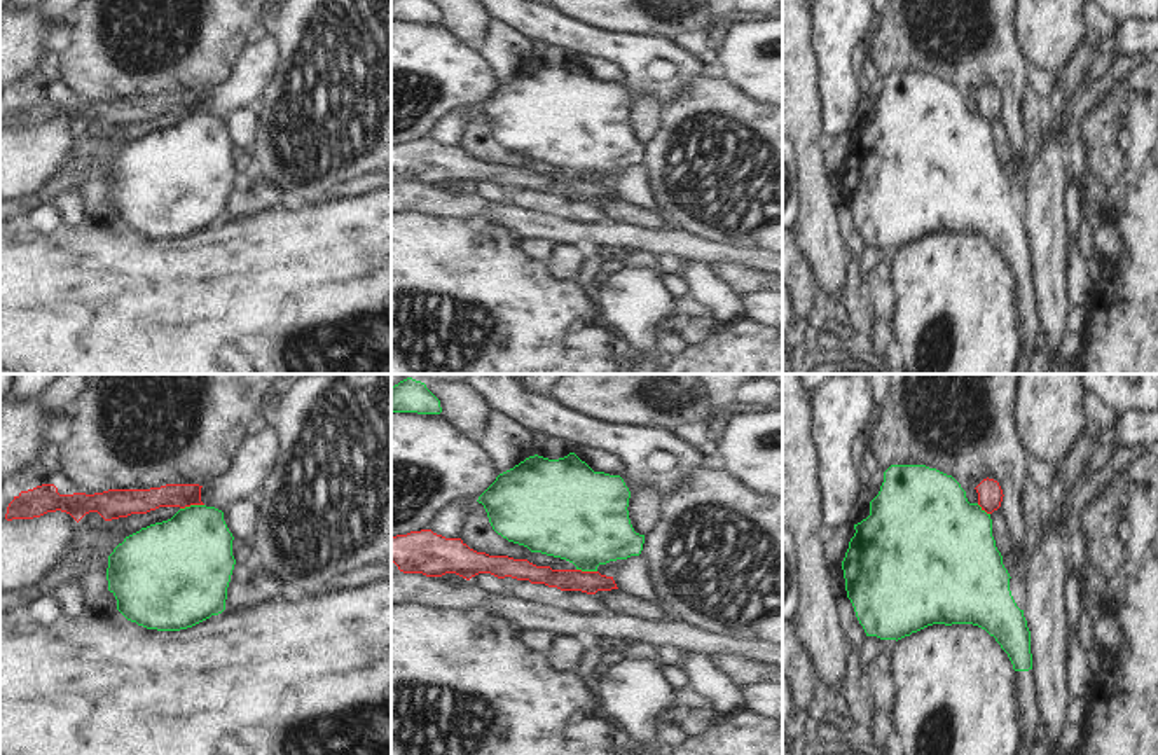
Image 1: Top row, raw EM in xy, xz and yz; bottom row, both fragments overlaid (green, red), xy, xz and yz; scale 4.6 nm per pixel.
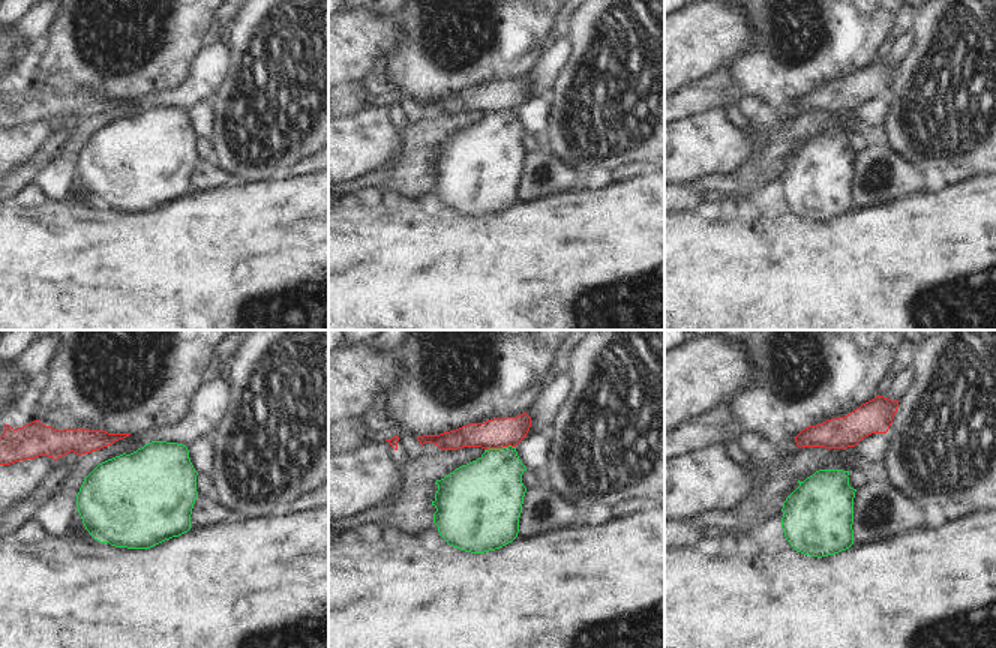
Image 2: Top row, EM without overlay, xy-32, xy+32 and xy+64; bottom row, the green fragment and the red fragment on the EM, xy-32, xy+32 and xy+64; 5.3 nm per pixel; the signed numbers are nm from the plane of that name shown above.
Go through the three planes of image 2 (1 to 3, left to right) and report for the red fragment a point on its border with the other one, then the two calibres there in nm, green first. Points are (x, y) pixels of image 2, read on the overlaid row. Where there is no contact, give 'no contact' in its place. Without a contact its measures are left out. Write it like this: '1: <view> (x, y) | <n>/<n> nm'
1: no contact
2: xy+32 (500, 449) | 380/160 nm
3: no contact

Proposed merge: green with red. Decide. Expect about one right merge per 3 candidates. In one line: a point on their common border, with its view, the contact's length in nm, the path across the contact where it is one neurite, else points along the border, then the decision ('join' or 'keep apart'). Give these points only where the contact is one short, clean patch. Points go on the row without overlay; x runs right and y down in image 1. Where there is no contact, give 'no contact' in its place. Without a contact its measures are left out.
xy (191, 114) | 110 nm | along xy (203, 112), (180, 117) | keep apart

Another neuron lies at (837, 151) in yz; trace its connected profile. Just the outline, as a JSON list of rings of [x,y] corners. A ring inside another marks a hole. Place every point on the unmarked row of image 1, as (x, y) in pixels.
[[[852,133],[840,135],[833,140],[828,140],[824,164],[826,171],[833,177],[844,170],[849,157],[849,150],[854,145],[856,138]]]

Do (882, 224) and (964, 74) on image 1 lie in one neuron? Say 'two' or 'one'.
two

